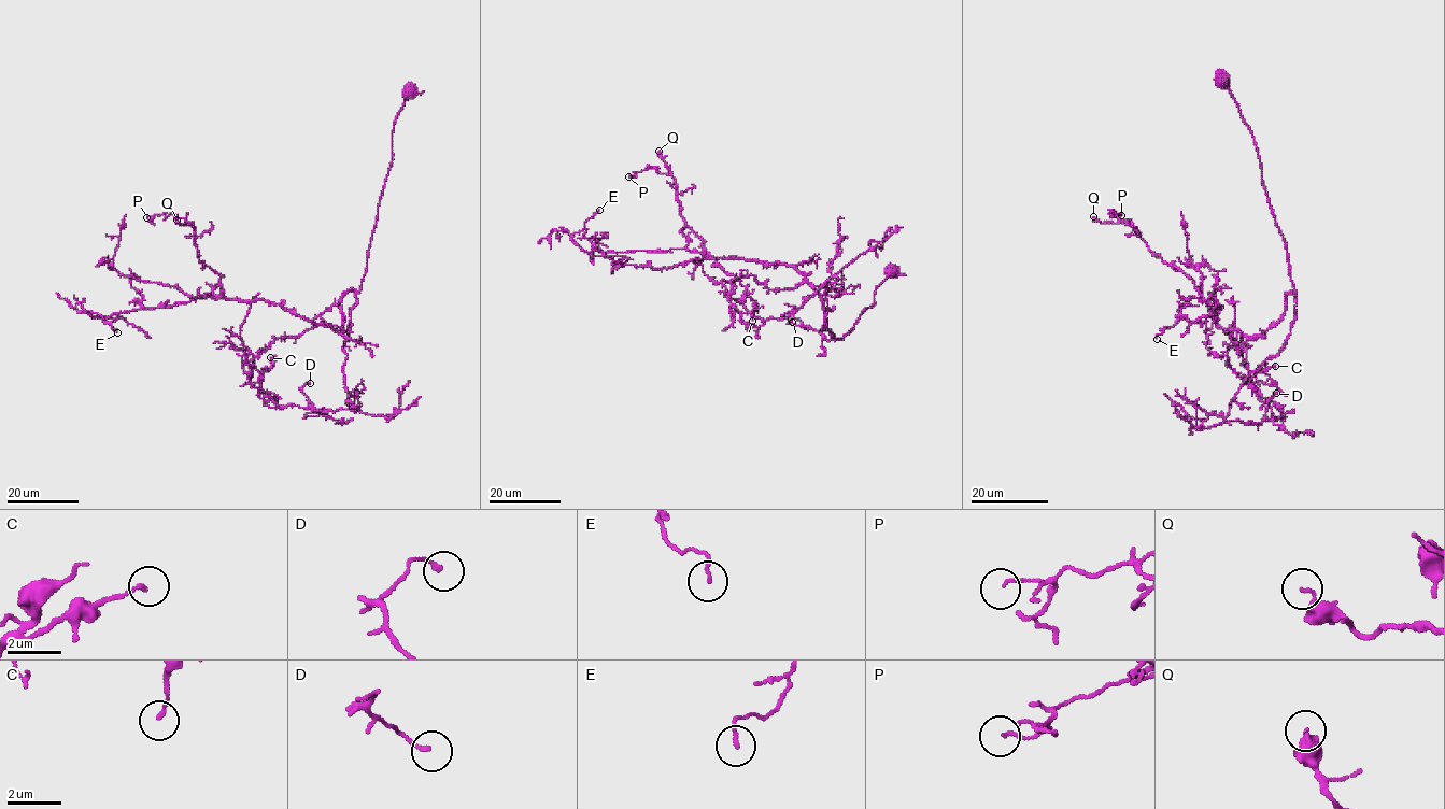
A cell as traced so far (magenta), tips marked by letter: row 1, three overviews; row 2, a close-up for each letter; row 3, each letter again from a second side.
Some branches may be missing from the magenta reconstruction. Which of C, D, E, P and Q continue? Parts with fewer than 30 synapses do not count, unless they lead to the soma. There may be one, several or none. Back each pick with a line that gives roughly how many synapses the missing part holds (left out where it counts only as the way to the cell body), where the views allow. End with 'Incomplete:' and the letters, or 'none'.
Incomplete: none

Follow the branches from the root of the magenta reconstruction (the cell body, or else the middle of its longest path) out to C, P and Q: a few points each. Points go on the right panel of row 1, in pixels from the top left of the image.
C: (1221, 80), (1252, 135), (1295, 295), (1260, 335), (1235, 329), (1228, 362), (1263, 402), (1248, 381), (1275, 366)
P: (1221, 80), (1287, 250), (1295, 295), (1284, 315), (1258, 336), (1221, 329), (1194, 282), (1111, 212), (1121, 215)
Q: (1221, 80), (1287, 250), (1295, 295), (1284, 315), (1258, 336), (1221, 329), (1134, 226), (1093, 216)

